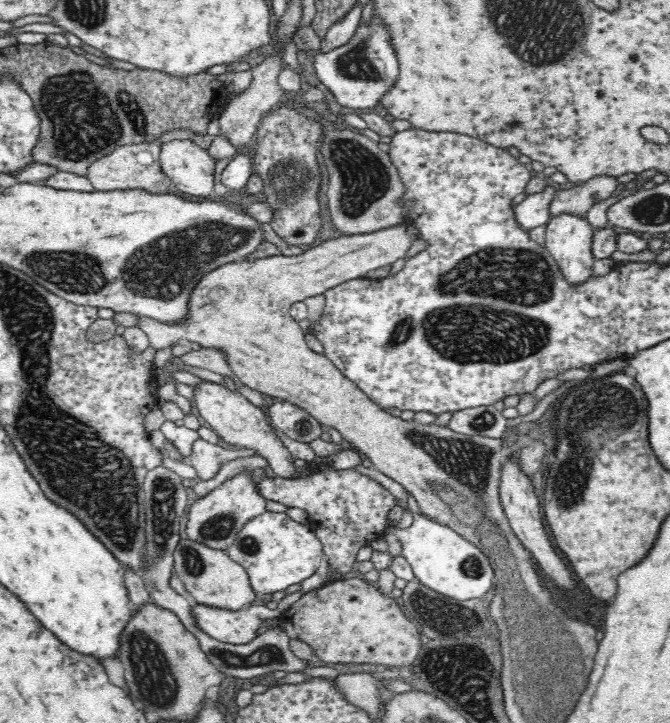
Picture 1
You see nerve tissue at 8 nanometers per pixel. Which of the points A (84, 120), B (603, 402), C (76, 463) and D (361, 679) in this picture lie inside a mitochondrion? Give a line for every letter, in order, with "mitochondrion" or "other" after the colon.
A: mitochondrion
B: mitochondrion
C: mitochondrion
D: other

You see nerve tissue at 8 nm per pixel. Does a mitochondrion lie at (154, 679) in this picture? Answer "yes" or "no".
yes

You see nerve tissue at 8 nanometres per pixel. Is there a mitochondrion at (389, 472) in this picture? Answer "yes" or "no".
no

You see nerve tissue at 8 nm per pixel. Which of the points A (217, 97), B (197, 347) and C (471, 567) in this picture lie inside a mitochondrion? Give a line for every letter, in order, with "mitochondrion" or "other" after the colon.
A: other
B: other
C: mitochondrion

